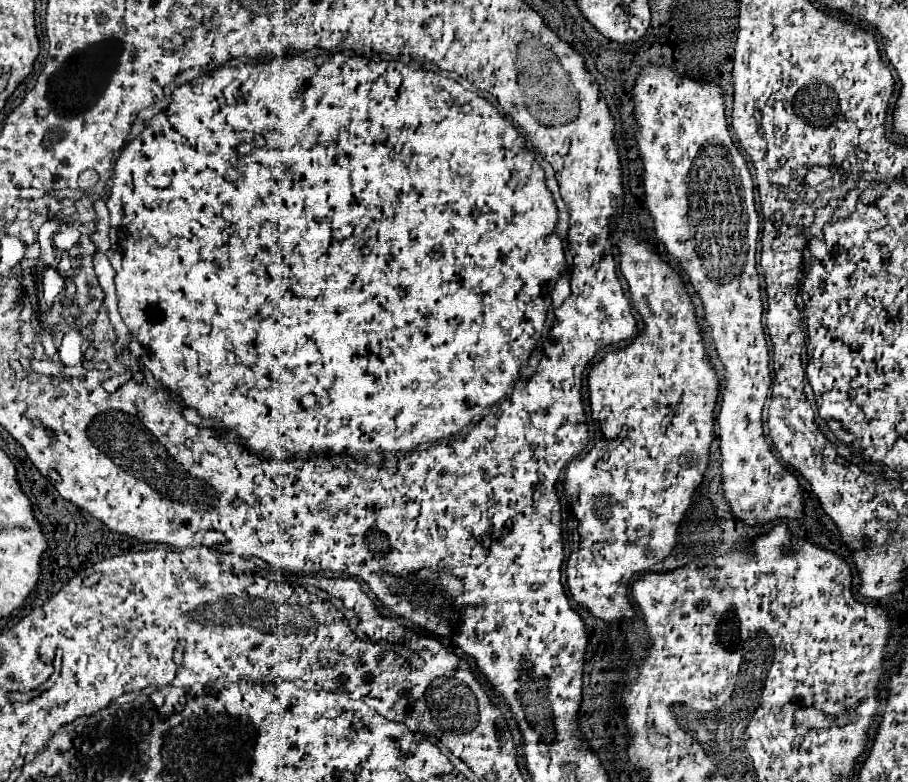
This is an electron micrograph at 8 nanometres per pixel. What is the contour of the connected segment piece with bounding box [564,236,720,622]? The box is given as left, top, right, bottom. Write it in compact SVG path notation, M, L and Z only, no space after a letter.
M624 236L620 242L620 270L628 280L644 328L632 344L606 354L592 366L588 388L592 418L598 418L600 424L616 424L616 434L626 428L626 436L614 448L594 444L586 456L570 462L564 482L566 498L580 520L580 550L570 554L566 566L568 588L578 604L608 622L635 617L626 594L628 582L668 556L676 544L678 524L692 504L692 494L708 466L708 448L714 436L714 404L720 386L720 376L706 360L706 348L700 338L690 294L684 288L684 278L634 236Z

